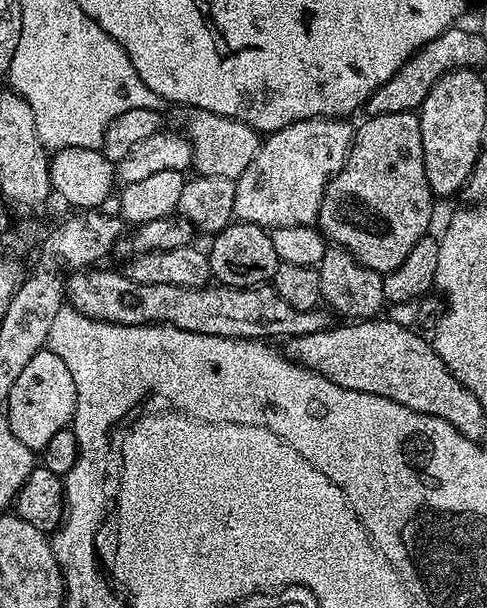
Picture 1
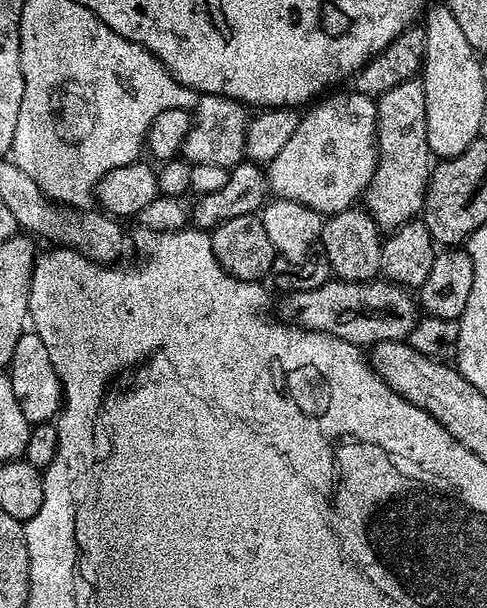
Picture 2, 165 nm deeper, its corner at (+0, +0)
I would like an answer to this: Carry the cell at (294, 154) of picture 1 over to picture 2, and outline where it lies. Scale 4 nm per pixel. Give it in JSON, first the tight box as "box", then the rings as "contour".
{"box":[266,90,378,214],"contour":[[[354,90],[332,95],[325,95],[301,115],[298,130],[266,165],[268,191],[273,197],[302,202],[321,214],[341,212],[361,199],[372,181],[378,155],[376,100]]]}

